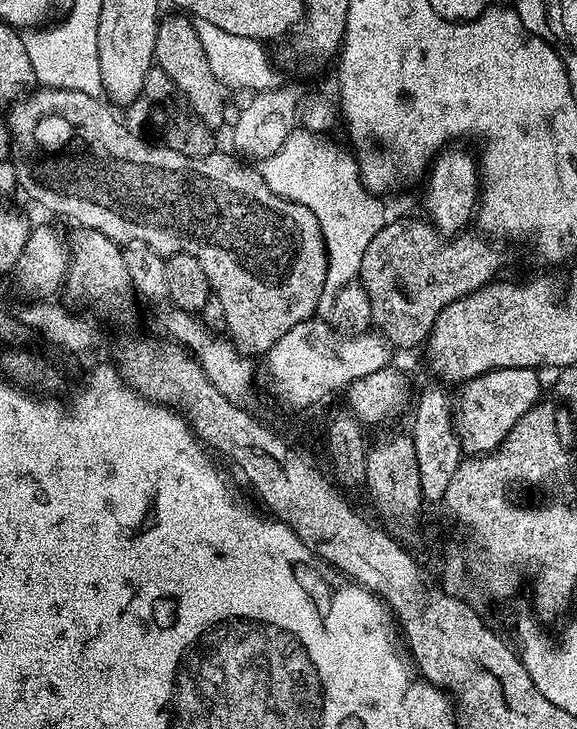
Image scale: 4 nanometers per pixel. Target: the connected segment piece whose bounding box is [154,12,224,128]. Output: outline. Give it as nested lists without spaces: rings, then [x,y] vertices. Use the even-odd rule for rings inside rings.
[[[180,12],[161,17],[157,23],[155,38],[154,62],[157,67],[168,74],[174,89],[182,94],[191,112],[207,127],[218,125],[224,116],[224,88],[214,76],[204,50],[198,39],[198,28],[193,25],[187,15]]]

